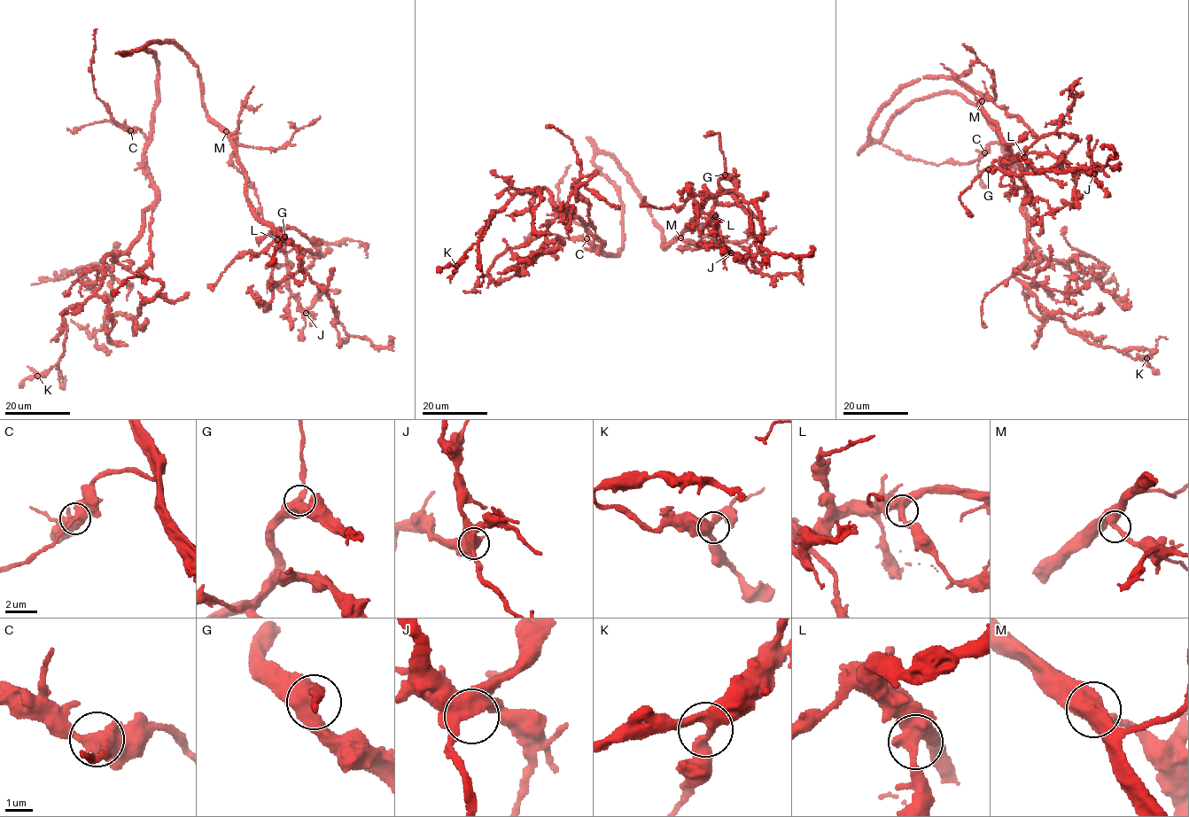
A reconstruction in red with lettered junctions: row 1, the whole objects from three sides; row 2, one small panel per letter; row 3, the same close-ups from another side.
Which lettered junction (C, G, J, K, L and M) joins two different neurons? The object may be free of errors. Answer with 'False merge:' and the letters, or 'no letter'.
False merge: no letter

